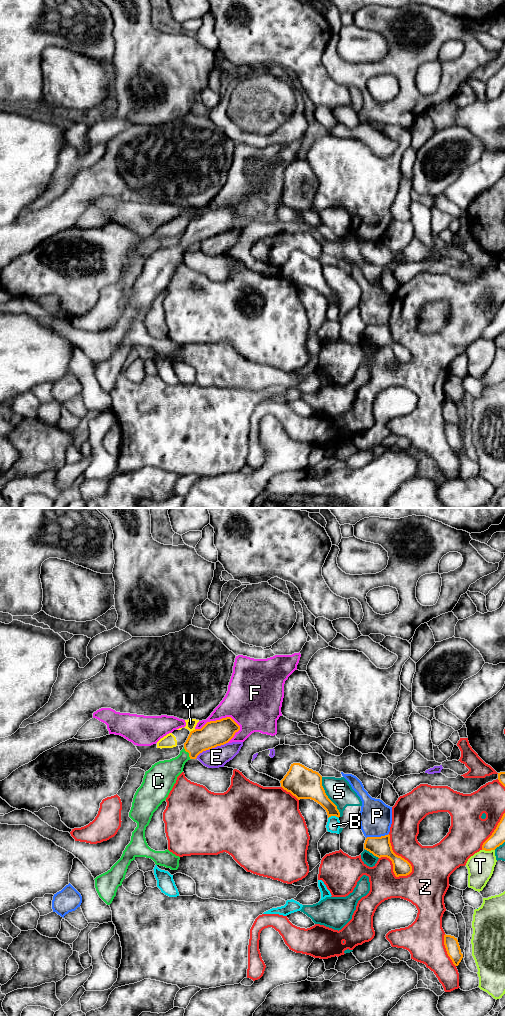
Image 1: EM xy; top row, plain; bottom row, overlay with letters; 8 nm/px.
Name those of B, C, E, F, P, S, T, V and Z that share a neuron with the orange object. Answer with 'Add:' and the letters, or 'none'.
Add: C

